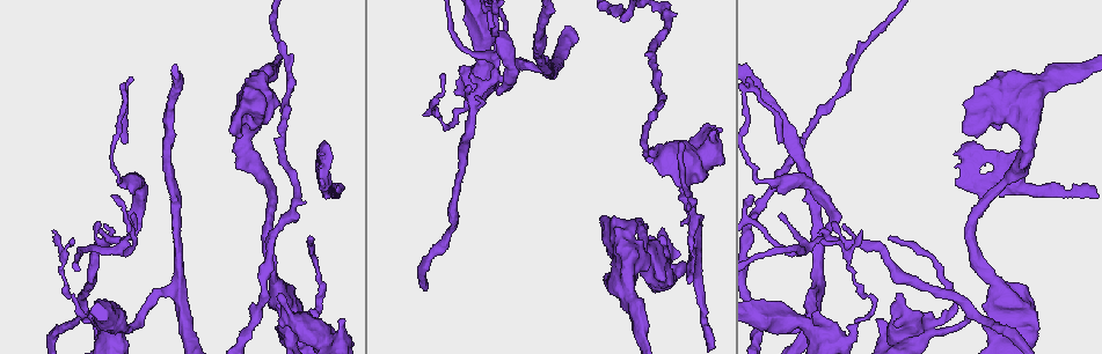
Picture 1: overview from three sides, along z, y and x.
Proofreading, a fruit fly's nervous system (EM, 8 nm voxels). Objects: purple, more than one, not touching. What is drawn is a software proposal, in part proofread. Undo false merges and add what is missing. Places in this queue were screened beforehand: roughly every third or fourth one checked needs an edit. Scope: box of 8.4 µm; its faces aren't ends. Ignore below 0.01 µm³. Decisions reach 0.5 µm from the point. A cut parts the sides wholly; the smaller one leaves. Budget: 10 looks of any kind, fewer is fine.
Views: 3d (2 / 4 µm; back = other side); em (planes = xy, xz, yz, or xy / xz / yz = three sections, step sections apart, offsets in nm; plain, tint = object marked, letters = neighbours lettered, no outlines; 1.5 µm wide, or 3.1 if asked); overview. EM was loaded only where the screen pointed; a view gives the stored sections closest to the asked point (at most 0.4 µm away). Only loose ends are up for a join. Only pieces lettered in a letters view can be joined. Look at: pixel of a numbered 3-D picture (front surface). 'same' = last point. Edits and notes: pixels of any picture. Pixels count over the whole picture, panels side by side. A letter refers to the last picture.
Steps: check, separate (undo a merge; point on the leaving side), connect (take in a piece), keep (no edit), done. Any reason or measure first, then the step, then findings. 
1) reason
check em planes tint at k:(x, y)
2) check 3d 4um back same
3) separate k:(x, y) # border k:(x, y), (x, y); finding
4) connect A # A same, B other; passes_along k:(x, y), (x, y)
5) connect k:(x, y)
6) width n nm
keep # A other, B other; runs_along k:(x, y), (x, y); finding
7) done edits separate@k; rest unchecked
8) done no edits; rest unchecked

stops while still wide
check 3d 2um at 1:(89, 314)

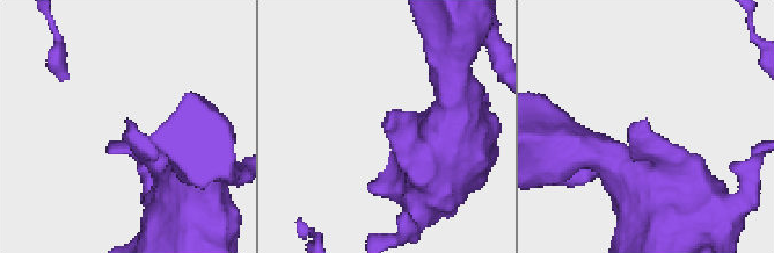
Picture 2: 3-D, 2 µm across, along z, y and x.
shape alone is not enough
check em xy step 8 letters at 2:(386, 122)

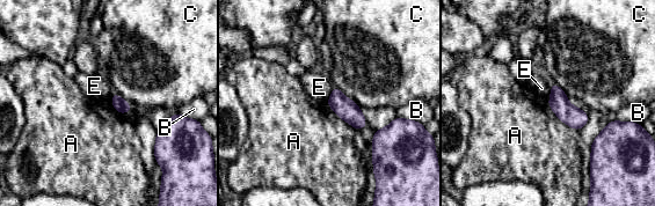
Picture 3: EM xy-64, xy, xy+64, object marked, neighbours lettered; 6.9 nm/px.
check em planes letters same

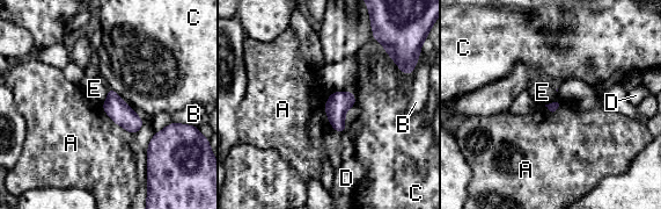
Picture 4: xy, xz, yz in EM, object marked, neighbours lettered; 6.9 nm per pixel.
keep # A other, B other, C other, D other, E other; border 4:(108, 87), (108, 96), (102, 105); none of them fits

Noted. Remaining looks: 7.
three-way junction
check em planes tint at 1:(823, 237)

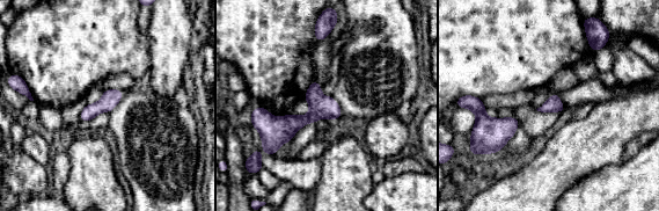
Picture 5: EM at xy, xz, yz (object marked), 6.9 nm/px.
what lies round it
check em planes letters same

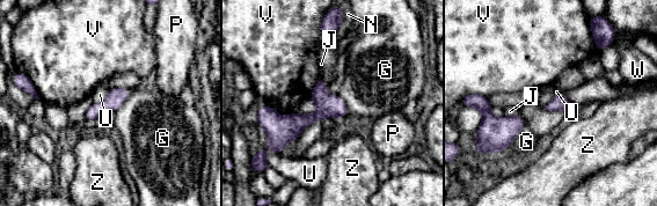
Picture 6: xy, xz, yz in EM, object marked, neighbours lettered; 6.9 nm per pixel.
width 110 nm
keep # G other, J other, N other, P other, U other, V other, W other, Z other; runs_along 6:(344, 112), (322, 111), (300, 122), (264, 115); continuous, no second neuron

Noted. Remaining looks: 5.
branch stops here
check 3d 4um back at 1:(684, 223)

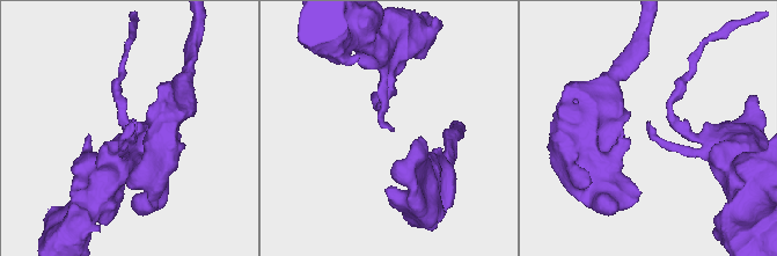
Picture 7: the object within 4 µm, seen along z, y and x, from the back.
shape alone is not enough
check em xy step 8 letters at 7:(647, 122)

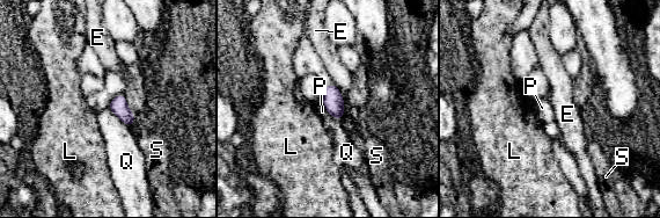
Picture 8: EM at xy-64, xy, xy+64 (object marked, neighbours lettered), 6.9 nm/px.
cut it another way
check em planes letters same

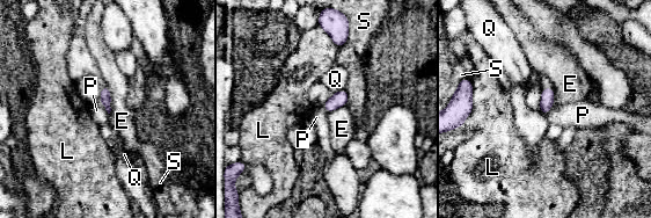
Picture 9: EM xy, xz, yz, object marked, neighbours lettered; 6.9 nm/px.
keep # E other, L other, P other, Q other, S other; border 9:(107, 85), (110, 92), (109, 114); no lettered piece goes on from it

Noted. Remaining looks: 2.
branch stops here
check 3d 2um at 1:(341, 321)

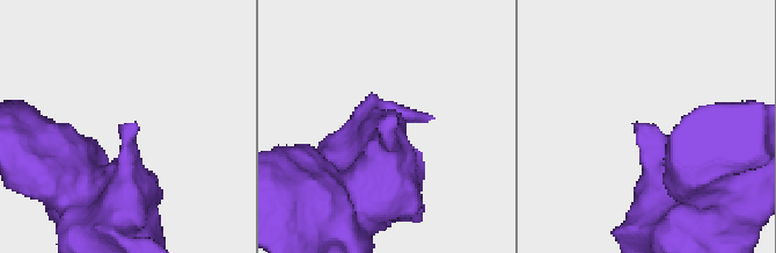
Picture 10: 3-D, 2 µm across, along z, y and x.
now the EM
check em planes letters at 10:(635, 124)

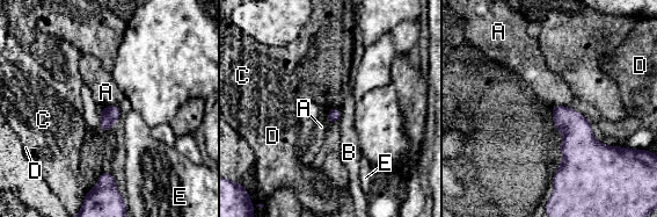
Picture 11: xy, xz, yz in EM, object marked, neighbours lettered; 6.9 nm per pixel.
keep # A other, B other, C other, D other, E other; border 11:(337, 106), (329, 110), (329, 124); none of them fits

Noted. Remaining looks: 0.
done no edits; rest unchecked

